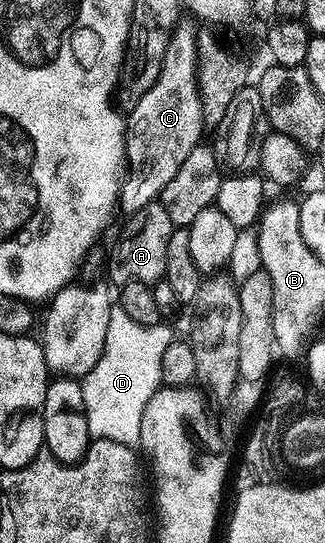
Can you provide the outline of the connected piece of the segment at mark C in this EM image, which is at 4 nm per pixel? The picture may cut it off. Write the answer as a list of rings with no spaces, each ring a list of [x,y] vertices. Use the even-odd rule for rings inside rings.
[[[179,16],[170,36],[168,51],[164,51],[164,63],[156,83],[144,91],[144,99],[140,99],[125,118],[126,170],[117,204],[126,215],[140,211],[140,207],[150,201],[159,200],[172,175],[180,171],[180,163],[184,163],[192,147],[203,140],[202,104],[198,90],[199,28],[199,22],[193,16]]]

